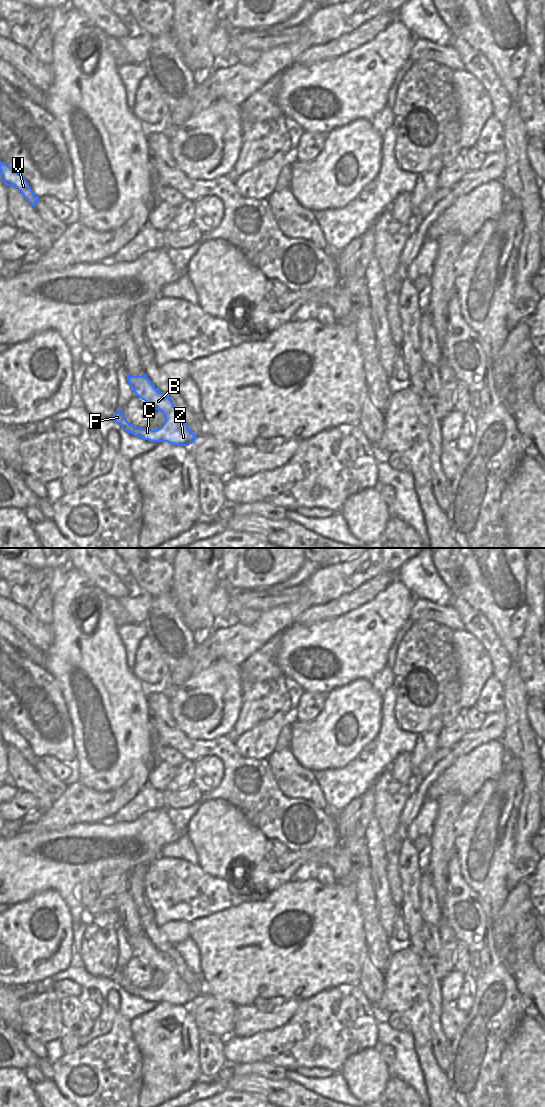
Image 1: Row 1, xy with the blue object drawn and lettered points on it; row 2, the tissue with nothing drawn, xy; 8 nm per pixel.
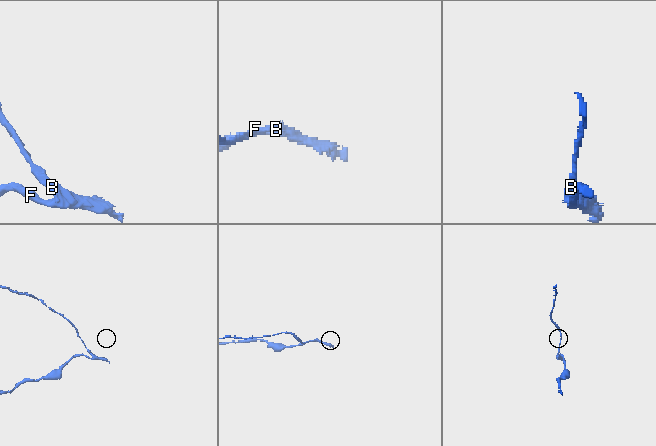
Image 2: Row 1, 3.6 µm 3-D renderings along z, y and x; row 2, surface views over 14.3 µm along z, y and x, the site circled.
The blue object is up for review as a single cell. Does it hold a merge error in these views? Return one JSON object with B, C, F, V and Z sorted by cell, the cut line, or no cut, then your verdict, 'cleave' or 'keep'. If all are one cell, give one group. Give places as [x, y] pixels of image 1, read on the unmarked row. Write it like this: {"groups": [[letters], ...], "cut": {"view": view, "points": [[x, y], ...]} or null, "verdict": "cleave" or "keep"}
{"groups": [["B", "C", "F", "V", "Z"]], "cut": null, "verdict": "keep"}

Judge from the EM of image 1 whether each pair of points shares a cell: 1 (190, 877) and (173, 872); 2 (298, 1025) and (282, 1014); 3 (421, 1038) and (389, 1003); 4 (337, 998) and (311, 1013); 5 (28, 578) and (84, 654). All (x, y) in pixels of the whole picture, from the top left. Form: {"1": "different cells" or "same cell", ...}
{"1": "same cell", "2": "different cells", "3": "same cell", "4": "same cell", "5": "same cell"}

